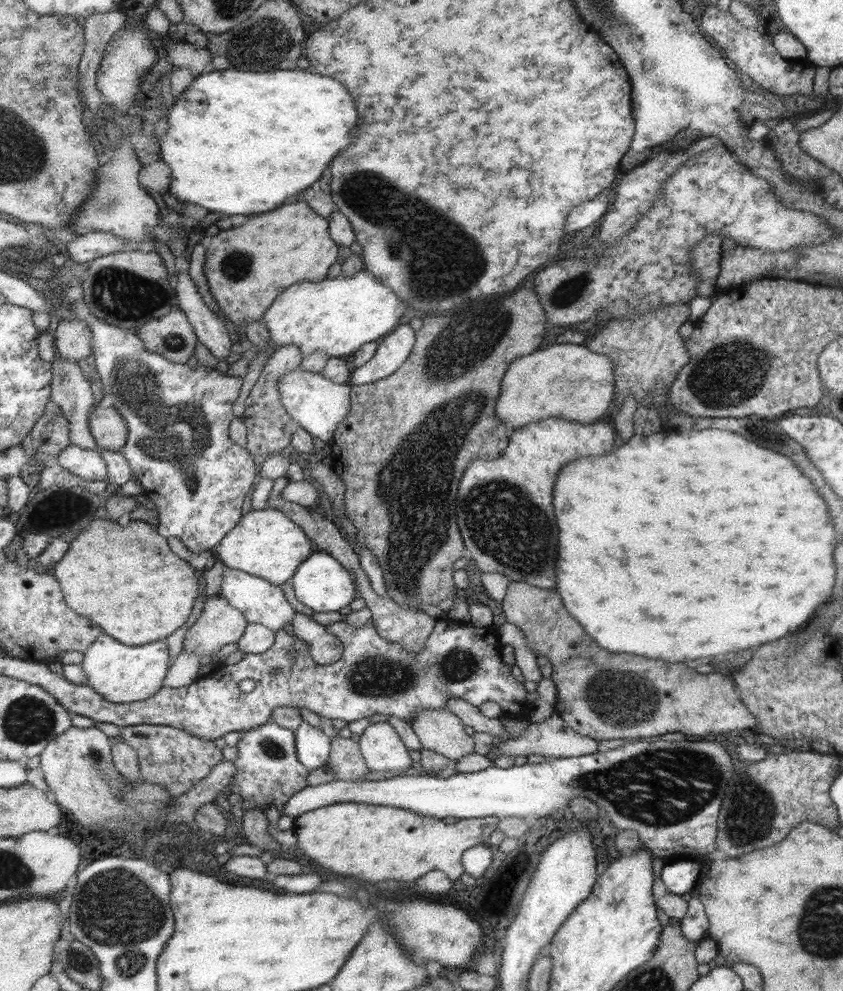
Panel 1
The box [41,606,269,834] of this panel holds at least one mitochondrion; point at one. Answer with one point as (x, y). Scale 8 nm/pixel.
(97, 761)

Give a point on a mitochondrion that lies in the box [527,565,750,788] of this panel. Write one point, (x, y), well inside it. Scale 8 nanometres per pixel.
(619, 699)

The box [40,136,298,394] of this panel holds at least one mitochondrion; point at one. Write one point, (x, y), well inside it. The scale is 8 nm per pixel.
(121, 295)

